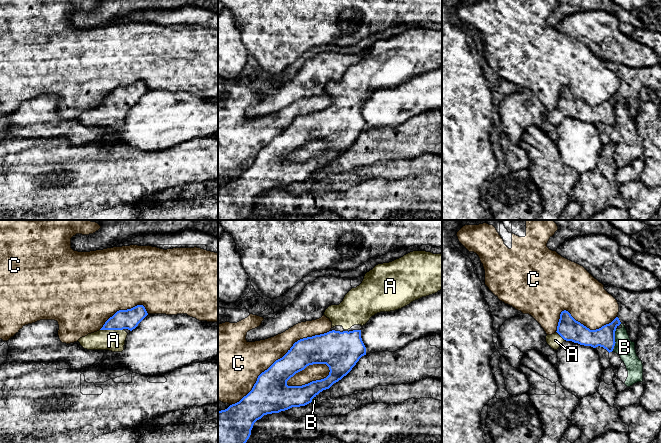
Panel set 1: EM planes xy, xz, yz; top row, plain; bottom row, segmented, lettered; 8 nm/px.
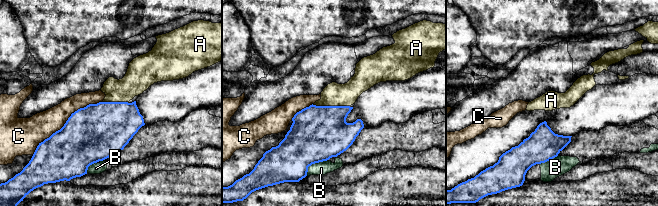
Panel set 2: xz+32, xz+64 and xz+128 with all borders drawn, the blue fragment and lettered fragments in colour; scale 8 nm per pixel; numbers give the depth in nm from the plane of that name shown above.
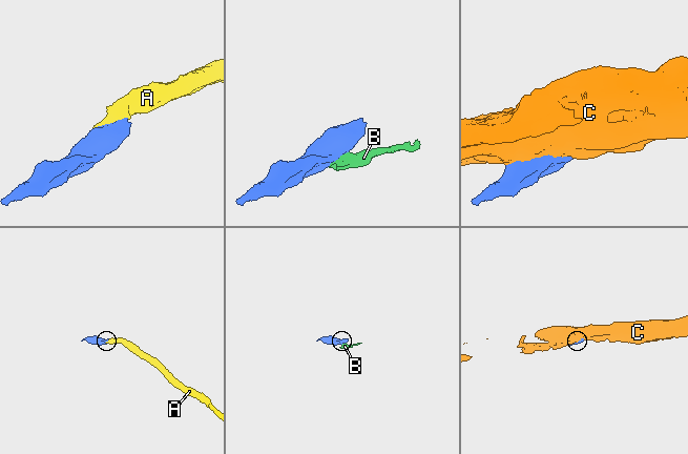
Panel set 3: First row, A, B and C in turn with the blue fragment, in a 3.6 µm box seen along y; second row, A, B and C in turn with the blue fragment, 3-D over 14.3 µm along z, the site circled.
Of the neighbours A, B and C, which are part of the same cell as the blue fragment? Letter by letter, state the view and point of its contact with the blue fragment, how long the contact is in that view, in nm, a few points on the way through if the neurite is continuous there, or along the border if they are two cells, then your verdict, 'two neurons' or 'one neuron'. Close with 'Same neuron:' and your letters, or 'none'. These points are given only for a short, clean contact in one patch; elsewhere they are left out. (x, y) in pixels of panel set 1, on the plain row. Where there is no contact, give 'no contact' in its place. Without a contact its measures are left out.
A: xy (111, 105) | 180 nm | one neuron
B: yz (614, 116) | 190 nm | along yz (616, 105), (615, 121), (611, 127) | two neurons
C: xz (278, 135) | 1000 nm | two neurons
Same neuron: A

